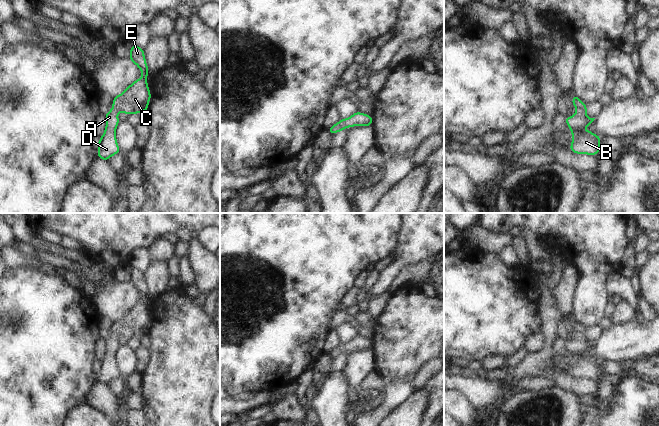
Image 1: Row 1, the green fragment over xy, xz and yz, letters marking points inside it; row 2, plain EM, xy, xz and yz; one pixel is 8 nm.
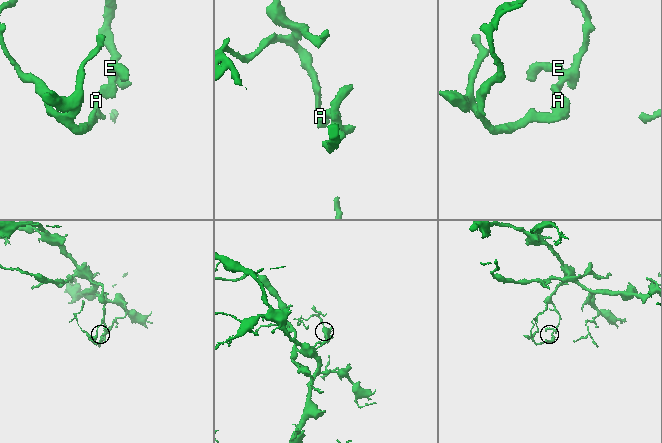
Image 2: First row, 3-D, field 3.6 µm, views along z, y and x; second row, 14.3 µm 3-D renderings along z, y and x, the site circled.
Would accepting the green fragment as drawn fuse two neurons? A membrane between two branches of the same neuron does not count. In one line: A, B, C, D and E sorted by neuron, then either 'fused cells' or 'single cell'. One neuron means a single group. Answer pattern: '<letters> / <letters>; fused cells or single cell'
A B C D E; single cell

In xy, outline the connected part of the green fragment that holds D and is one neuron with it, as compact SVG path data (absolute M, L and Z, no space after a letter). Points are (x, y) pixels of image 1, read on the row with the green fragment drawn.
M132 45L130 49L130 61L139 67L143 77L134 81L123 93L117 95L112 101L113 108L105 115L106 128L104 134L99 139L99 152L97 154L102 160L107 161L111 156L121 152L116 141L116 127L120 123L118 112L122 111L128 116L132 113L140 114L147 111L148 103L151 99L148 82L145 80L149 72L144 56L144 49Z

